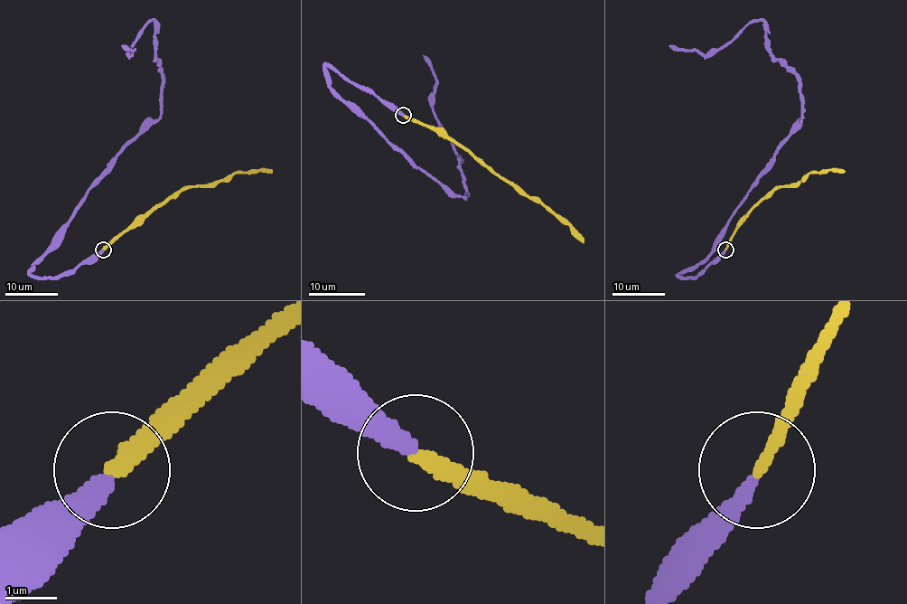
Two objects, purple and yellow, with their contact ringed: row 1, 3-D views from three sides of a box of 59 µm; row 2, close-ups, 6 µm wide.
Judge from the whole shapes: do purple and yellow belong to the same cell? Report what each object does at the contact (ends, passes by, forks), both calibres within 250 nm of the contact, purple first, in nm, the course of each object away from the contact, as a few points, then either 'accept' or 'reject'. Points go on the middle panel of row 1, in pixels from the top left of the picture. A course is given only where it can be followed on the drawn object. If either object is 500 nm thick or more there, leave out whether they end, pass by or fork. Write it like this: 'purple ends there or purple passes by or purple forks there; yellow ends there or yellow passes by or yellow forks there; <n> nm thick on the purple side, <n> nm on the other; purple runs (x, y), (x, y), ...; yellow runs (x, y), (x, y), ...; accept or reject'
purple ends there; yellow ends there; 320 nm thick on the purple side, 320 nm on the other; purple runs (403, 115), (325, 67), (327, 84), (342, 99), (465, 197), (460, 158), (433, 112), (435, 74), (423, 55); yellow runs (403, 115), (441, 129), (498, 174), (530, 197), (537, 197), (584, 242); accept

